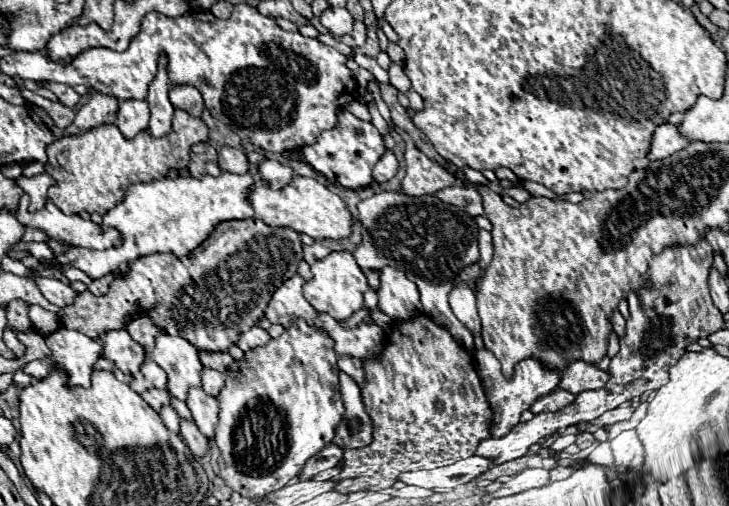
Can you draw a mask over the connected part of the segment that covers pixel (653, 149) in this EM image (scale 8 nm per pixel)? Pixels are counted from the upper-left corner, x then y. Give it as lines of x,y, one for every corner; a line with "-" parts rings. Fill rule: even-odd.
661,124
655,128
653,132
653,140
649,146
649,160
663,160
669,158
673,152
683,150
689,144
689,140
685,140
675,126
671,124

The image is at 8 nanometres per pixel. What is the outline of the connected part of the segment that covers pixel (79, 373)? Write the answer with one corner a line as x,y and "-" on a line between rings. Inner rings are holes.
57,328
55,332
45,336
45,342
51,350
51,362
55,368
65,370
67,382
71,386
91,386
91,372
93,364
101,356
101,342
89,340
89,336
77,332
77,330
67,330
67,328

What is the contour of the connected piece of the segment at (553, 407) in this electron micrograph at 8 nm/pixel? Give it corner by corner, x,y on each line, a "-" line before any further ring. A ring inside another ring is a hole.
555,388
553,392
541,396
533,406
533,414
539,414
539,412
557,412
557,408
565,408
567,404
571,404
575,400
575,394
567,392
567,390
561,390
561,388

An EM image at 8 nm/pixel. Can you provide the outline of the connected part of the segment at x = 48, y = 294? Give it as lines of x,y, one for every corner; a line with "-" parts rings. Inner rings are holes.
53,278
41,280
41,294
43,294
51,304
55,304
55,306
59,306
59,308
69,306
69,304
75,300
75,296
77,296
77,292
75,292
71,286
63,284
61,280
53,280

